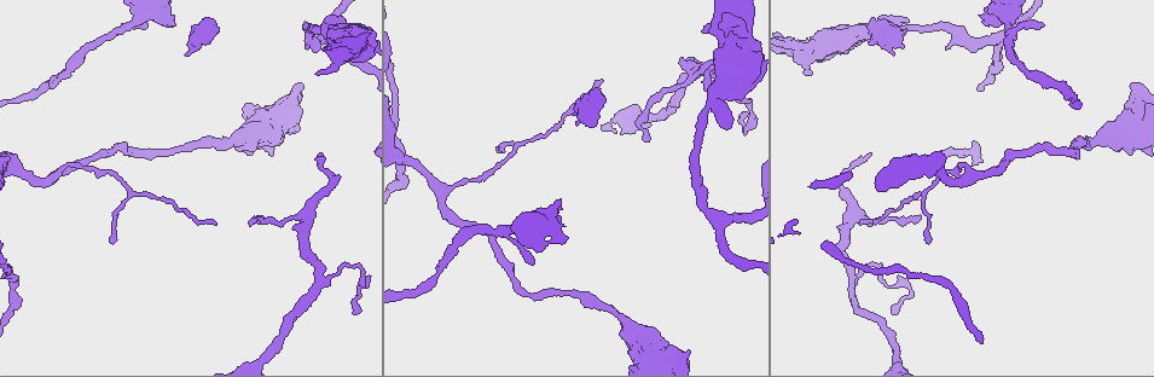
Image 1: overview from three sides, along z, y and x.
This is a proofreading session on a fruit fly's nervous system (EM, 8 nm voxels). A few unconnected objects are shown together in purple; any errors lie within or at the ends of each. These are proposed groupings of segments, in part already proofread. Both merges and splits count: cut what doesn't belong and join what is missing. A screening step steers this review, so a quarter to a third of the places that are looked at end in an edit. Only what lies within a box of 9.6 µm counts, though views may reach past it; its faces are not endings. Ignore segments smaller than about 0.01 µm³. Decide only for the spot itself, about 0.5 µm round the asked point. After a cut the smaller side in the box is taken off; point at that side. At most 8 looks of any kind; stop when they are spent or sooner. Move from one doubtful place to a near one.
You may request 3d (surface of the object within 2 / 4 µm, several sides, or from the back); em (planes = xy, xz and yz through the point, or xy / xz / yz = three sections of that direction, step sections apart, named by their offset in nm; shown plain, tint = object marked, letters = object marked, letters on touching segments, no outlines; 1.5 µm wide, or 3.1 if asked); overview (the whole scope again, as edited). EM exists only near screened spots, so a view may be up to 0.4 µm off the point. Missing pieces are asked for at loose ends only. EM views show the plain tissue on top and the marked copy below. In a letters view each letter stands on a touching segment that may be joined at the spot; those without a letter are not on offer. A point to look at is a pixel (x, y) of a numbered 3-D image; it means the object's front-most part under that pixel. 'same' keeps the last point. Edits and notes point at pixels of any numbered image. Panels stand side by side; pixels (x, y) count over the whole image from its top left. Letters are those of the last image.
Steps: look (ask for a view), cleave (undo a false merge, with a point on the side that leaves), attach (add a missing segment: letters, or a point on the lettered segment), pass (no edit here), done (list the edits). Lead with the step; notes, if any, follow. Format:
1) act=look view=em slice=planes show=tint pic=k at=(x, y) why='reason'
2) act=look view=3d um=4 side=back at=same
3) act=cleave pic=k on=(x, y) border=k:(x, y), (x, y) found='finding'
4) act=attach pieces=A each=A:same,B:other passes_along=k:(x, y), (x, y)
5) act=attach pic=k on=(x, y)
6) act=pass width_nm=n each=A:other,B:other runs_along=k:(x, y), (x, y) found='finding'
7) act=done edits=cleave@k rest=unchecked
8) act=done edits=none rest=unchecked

act=look view=3d um=2 pic=1 at=(171, 20) why='thick end'

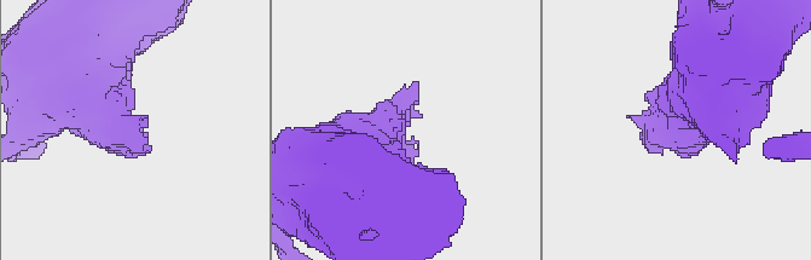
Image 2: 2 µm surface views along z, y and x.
act=look view=em slice=planes show=letters pic=2 at=(640, 135)

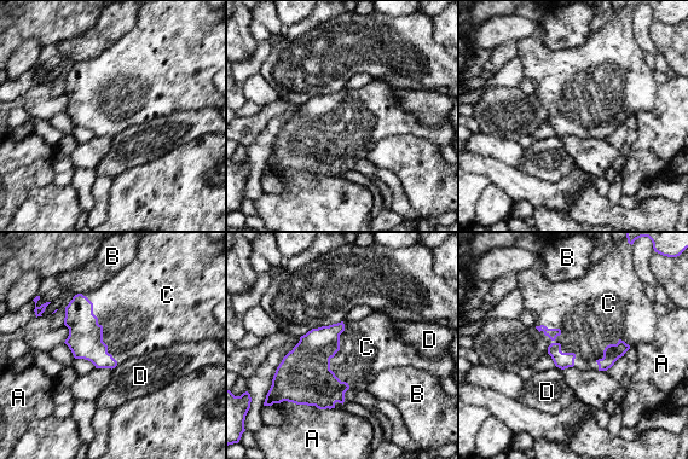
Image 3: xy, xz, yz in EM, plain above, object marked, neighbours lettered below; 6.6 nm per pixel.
act=attach pic=3 on=(363, 353) each=A:other,B:other,C:same,D:other passes_along=3:(304, 377), (329, 367), (363, 353) found='it goes on there'

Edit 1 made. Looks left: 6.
act=look view=em slice=planes show=tint pic=1 at=(997, 35) why='three arms meet'

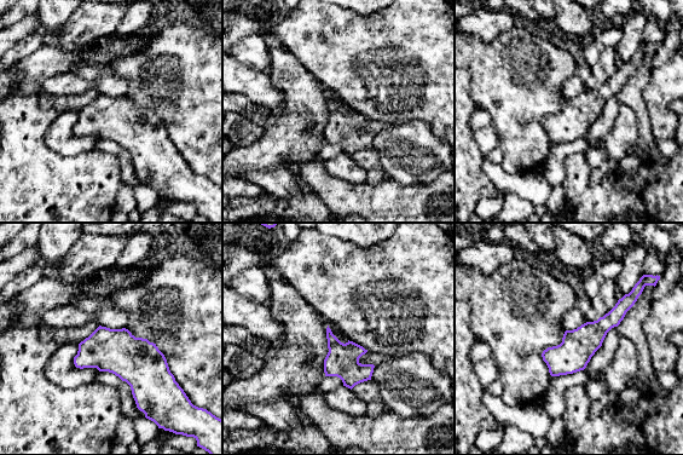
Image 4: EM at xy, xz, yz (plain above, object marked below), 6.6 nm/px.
act=look view=em slice=planes show=letters at=same

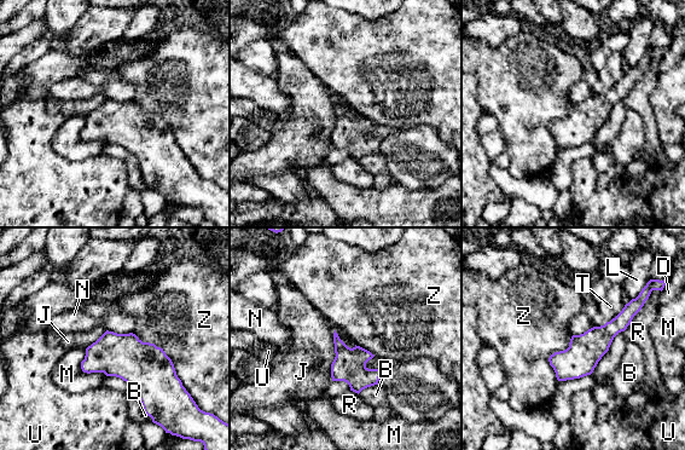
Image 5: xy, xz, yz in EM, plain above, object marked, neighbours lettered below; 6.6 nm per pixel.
act=pass longest_contact=Z:500nm each=B:other,D:other,J:other,L:other,M:other,N:other,R:other,T:other,U:other,Z:other runs_along=5:(637, 303), (559, 376) found='continuous, no second cell'

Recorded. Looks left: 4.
act=look view=em slice=xz step=8 show=tint pic=1 at=(871, 153) why='an open end'

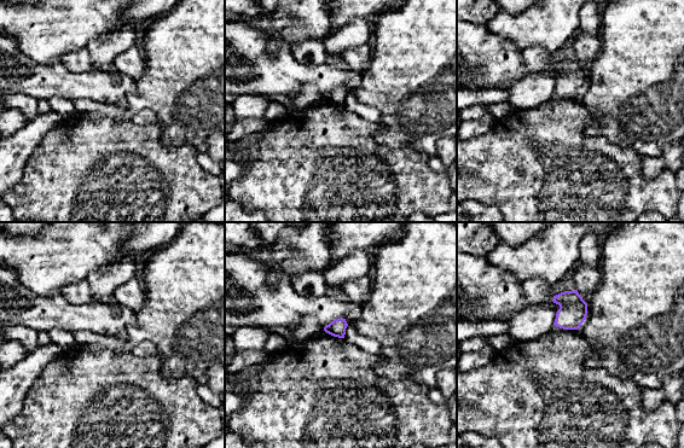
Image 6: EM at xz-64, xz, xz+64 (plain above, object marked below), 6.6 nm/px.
act=look view=em slice=planes show=tint at=same why='another direction'

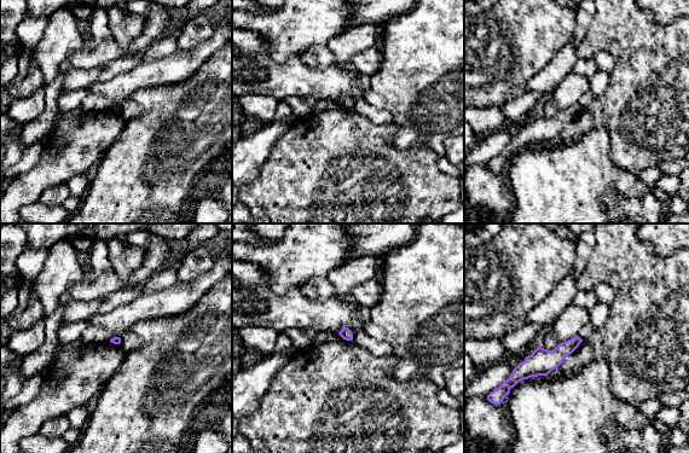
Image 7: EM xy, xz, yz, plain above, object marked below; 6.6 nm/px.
act=look view=em slice=planes show=letters at=same why='see the neighbours'

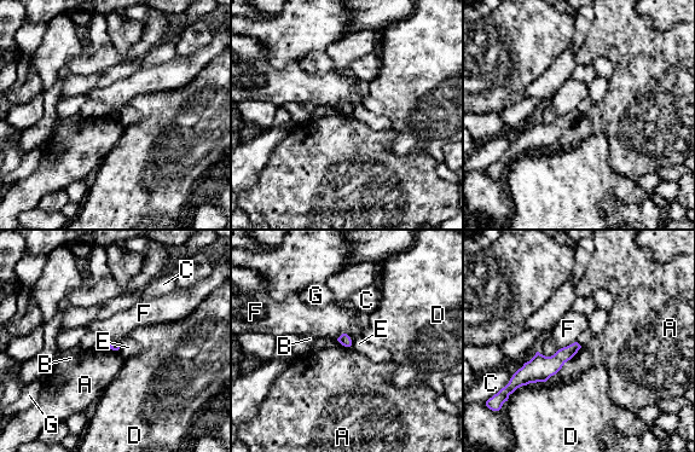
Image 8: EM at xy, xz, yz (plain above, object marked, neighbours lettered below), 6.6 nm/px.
act=pass longest_contact=A:340nm each=A:other,B:other,C:other,D:other,E:other,F:other,G:other found='none of them fits'

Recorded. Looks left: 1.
act=done edits=attach@3 rest=unchecked

